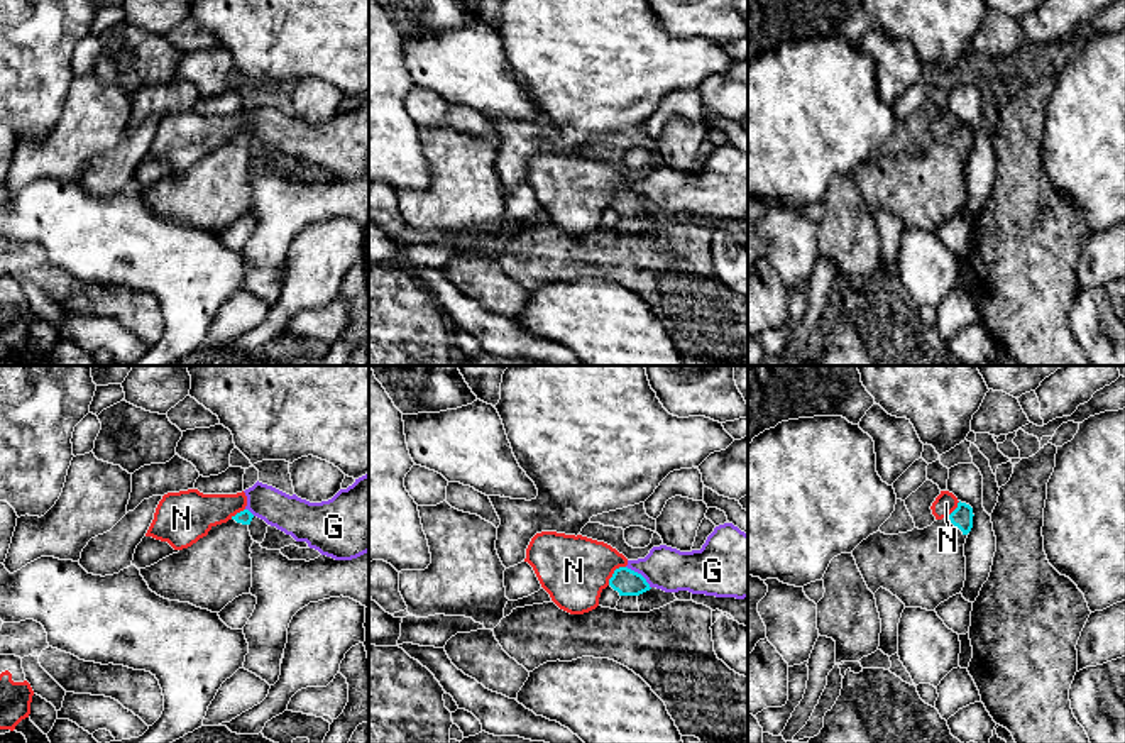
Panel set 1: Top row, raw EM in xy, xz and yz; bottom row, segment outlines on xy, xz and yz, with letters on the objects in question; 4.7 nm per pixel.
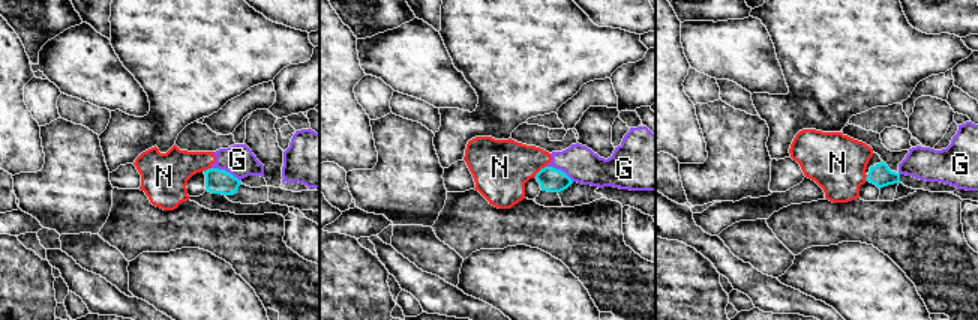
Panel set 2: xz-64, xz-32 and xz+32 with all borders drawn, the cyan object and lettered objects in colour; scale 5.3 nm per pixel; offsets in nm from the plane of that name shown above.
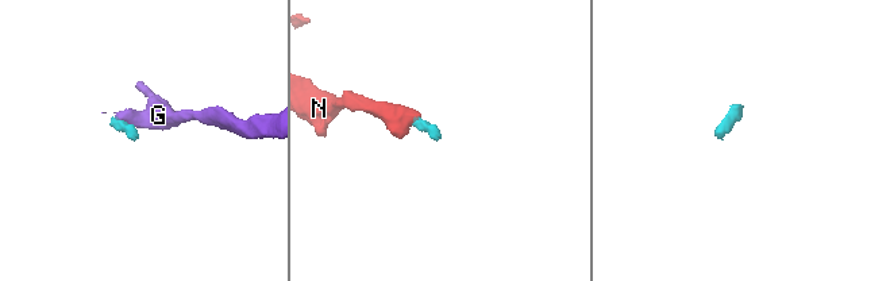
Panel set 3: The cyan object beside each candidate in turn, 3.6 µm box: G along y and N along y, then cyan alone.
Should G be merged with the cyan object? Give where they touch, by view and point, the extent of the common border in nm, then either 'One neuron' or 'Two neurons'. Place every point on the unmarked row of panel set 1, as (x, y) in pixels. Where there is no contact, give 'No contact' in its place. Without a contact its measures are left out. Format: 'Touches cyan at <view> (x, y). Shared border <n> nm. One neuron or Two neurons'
Touches cyan at xz (640, 195). Shared border 160 nm. Two neurons

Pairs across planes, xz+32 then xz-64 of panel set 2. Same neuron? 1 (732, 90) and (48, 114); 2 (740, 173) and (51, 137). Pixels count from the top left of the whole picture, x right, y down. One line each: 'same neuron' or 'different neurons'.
1: different neurons
2: same neuron

